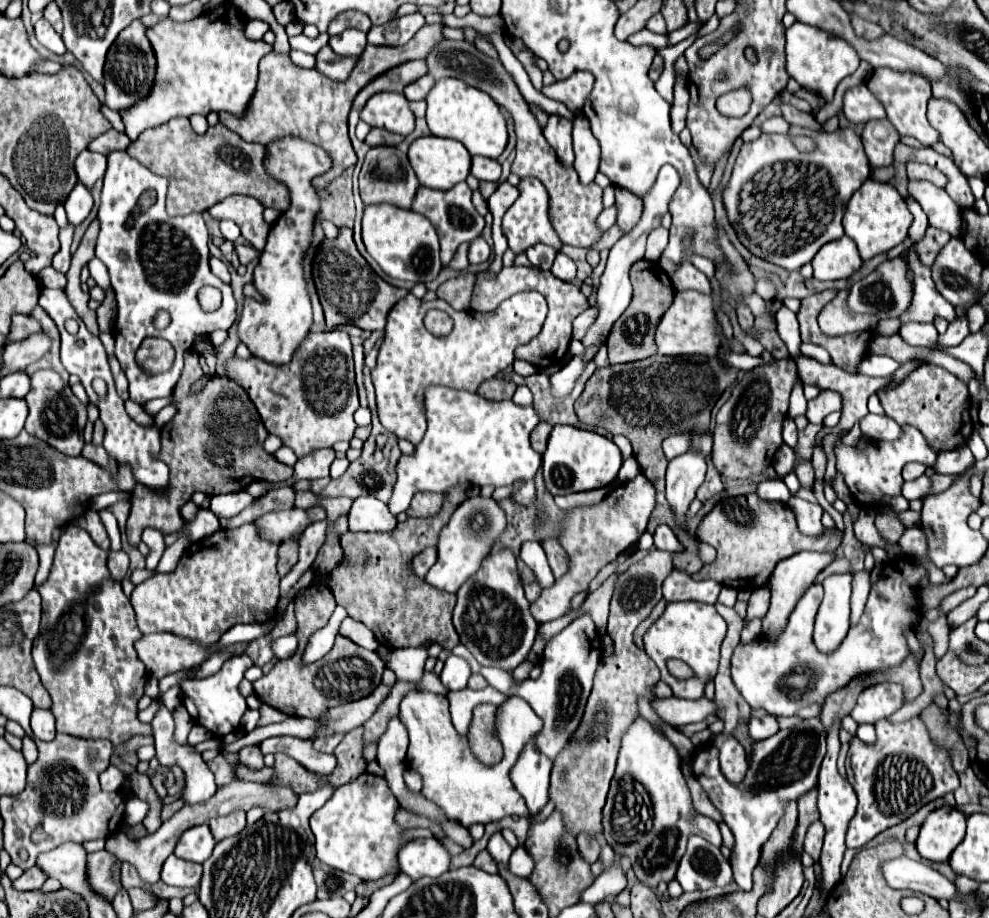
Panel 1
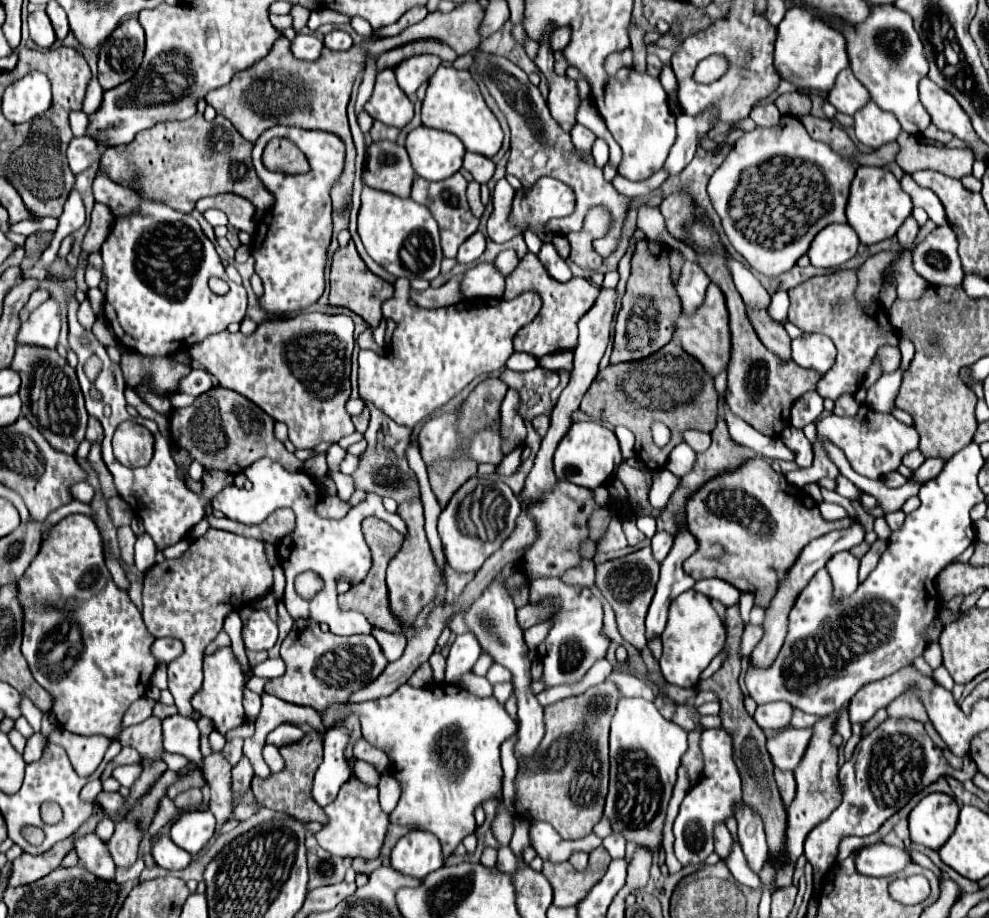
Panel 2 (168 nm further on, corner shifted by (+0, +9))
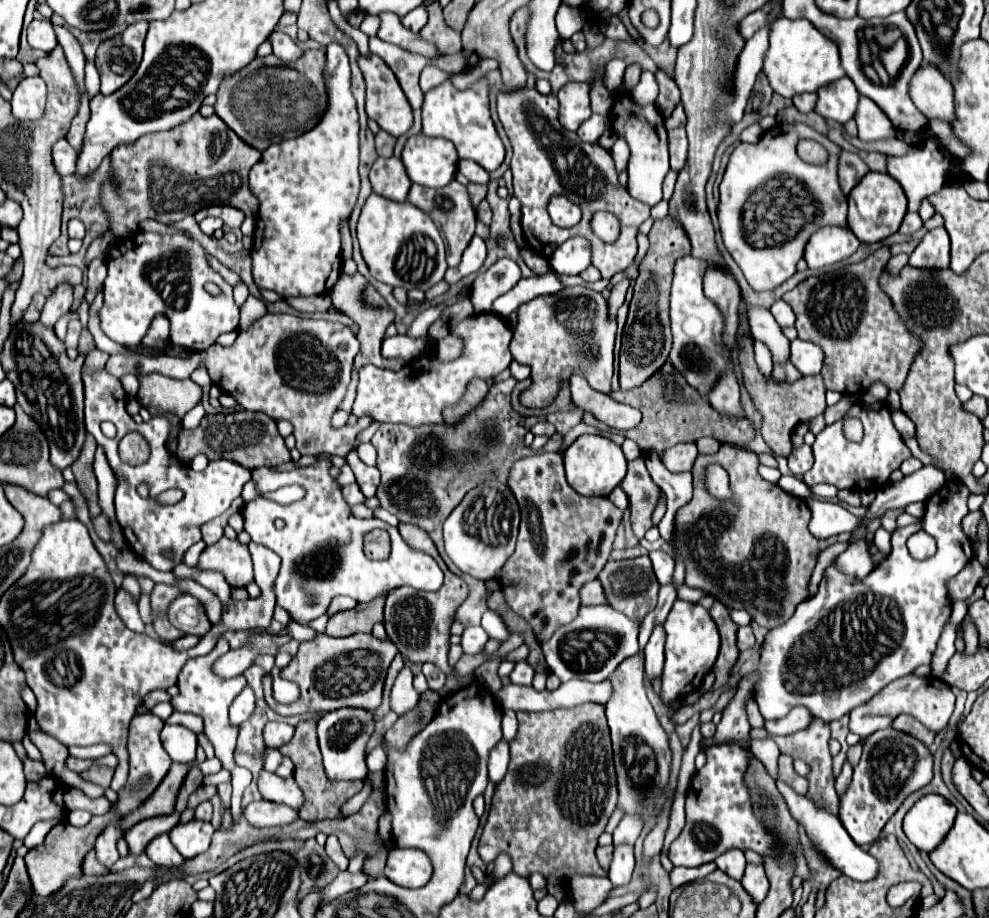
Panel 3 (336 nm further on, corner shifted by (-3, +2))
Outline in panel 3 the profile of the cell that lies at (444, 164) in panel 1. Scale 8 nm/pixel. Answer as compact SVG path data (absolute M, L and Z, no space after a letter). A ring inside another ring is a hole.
M418 134L408 138L402 162L414 184L442 188L456 176L458 154L452 142Z

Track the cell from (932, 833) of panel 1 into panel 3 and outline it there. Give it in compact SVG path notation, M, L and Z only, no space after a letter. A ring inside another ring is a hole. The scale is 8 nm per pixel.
M938 794L922 796L904 816L904 834L918 850L934 850L956 818L956 808Z

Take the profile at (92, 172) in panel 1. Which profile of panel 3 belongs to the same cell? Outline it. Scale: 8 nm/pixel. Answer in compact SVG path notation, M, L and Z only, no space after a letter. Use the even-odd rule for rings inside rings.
M60 138L60 142L52 146L52 162L60 176L68 176L76 172L76 156L78 154L72 152L72 146L68 146L64 138Z

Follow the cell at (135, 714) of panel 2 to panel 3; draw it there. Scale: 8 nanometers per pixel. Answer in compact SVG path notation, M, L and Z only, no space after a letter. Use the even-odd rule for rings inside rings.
M103 744L93 745L89 747L70 746L70 756L82 759L97 759L112 752L111 747L103 748Z

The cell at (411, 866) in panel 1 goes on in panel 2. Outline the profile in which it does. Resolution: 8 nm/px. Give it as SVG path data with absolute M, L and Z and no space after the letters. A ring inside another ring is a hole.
M411 831L391 851L391 867L403 875L423 879L443 865L439 839L429 831Z

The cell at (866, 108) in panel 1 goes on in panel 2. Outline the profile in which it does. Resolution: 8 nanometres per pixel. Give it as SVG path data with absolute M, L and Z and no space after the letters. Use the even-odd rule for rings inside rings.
M847 67L845 71L841 71L841 75L837 77L837 83L833 87L833 91L829 91L827 99L831 101L831 105L845 113L845 115L855 115L857 111L861 111L865 107L865 103L869 103L871 95L865 89L865 85L853 75L853 71Z

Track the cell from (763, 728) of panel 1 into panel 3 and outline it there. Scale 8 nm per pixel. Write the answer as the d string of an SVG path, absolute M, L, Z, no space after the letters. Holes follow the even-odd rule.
M796 706L788 712L788 716L780 718L780 720L770 720L764 722L764 728L772 734L772 736L786 736L786 734L794 734L798 730L804 730L810 722L812 722L812 714L804 708L804 706Z

